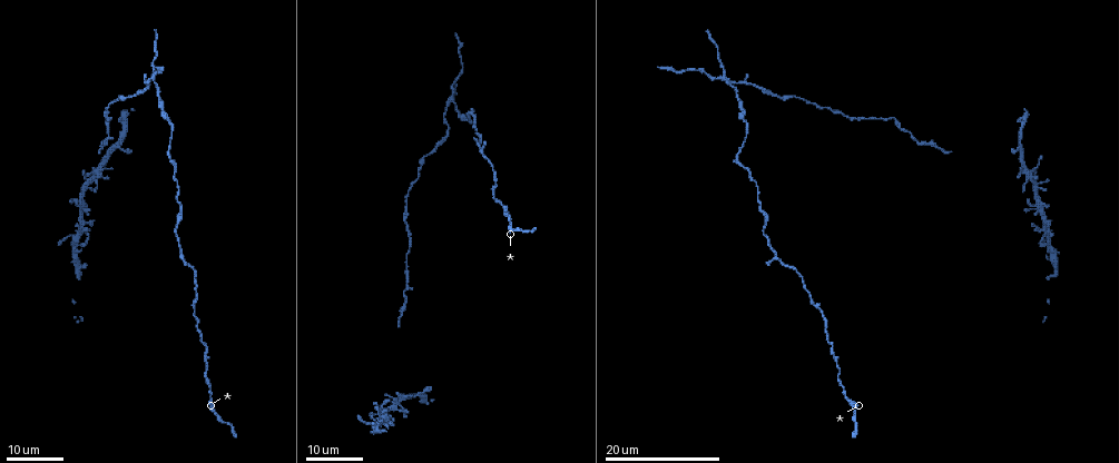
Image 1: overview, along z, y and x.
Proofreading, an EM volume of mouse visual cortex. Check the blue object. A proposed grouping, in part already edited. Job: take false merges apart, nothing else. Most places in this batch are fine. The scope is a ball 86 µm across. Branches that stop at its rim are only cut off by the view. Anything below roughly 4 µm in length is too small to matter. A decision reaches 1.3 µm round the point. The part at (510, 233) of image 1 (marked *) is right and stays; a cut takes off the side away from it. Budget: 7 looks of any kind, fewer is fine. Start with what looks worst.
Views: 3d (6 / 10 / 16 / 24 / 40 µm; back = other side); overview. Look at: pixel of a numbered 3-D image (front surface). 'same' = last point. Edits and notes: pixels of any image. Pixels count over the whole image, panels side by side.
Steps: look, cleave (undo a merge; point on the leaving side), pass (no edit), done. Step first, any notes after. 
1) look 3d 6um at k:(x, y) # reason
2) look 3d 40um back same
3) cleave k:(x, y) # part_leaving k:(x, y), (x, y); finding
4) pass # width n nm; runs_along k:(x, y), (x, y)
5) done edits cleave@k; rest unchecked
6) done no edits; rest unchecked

look 3d 16um at 1:(450, 100) # looks like a crossing

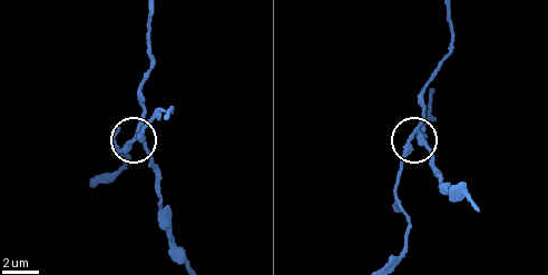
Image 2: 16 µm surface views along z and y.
look 3d 6um at 2:(410, 138)

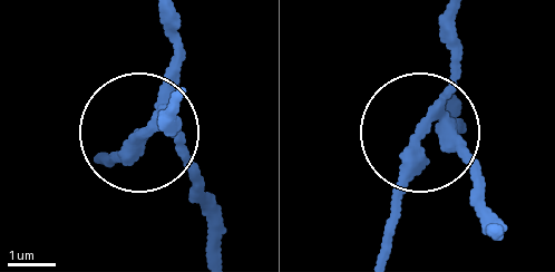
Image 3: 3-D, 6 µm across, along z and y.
cleave 3:(130, 159) # side_arm 14 um; part_leaving 3:(438, 114), (386, 254); a second neuron is stuck on

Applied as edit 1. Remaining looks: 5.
look overview

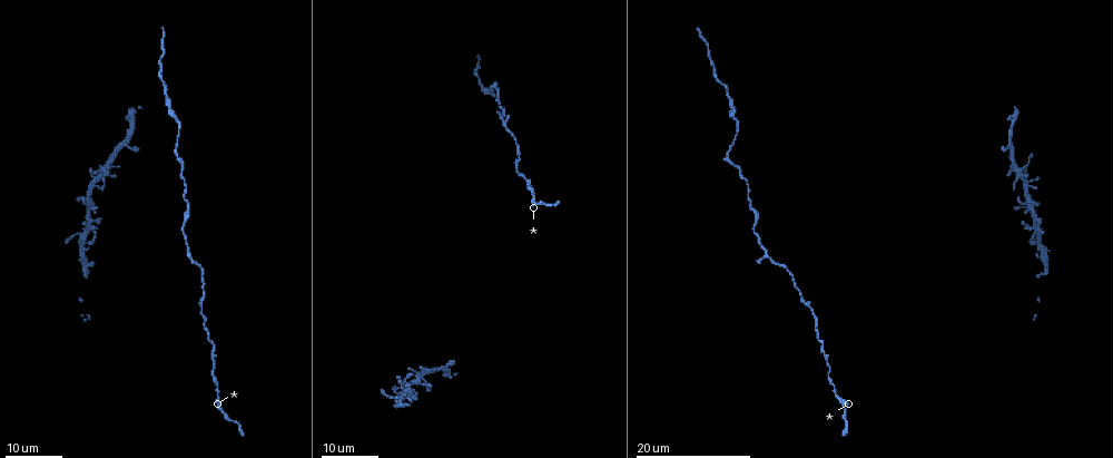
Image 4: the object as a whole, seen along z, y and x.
look 3d 24um at 4:(200, 305) # arms run side by side

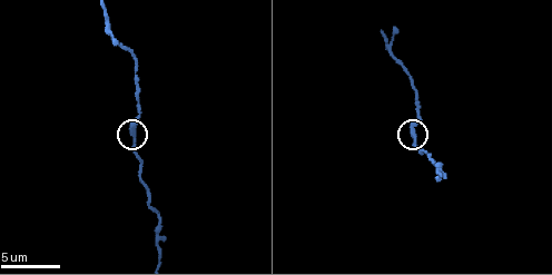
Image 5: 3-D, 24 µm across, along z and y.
look 3d 10um at 5:(416, 139) # closer look

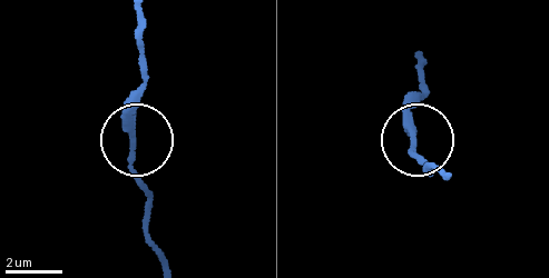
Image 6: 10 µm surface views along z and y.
pass # runs_along 6:(166, 261), (133, 161), (140, 78); continuous, no second neuron

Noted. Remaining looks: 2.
look 3d 16um at 4:(533, 205) # arms part here

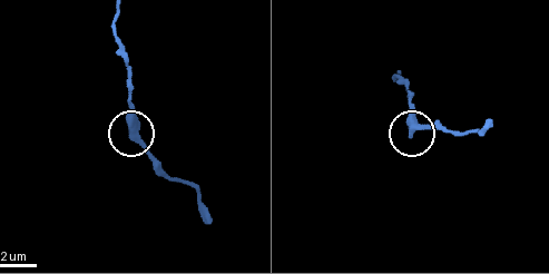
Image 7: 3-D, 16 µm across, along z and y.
look 3d 10um at 7:(411, 137) # zoom in

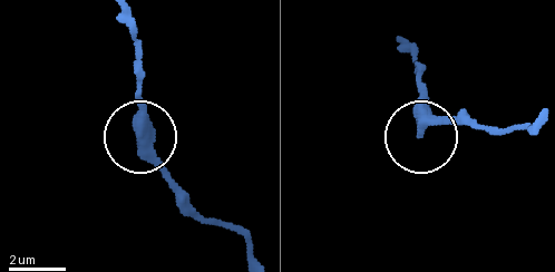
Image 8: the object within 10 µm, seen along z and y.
pass # side_arm 86 um; runs_along 8:(420, 137), (420, 62); one neuron here

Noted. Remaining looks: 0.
done edits cleave@3; rest unchecked

